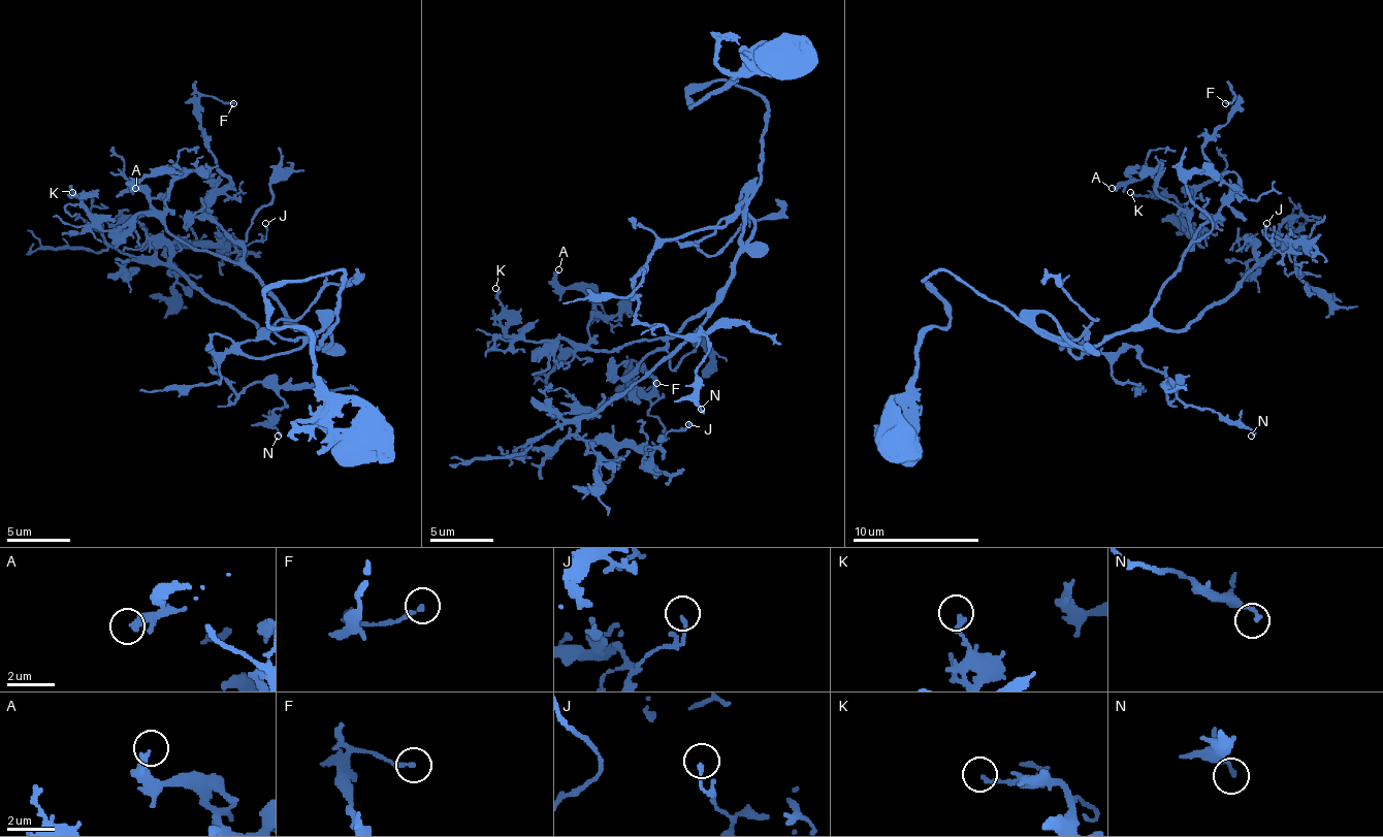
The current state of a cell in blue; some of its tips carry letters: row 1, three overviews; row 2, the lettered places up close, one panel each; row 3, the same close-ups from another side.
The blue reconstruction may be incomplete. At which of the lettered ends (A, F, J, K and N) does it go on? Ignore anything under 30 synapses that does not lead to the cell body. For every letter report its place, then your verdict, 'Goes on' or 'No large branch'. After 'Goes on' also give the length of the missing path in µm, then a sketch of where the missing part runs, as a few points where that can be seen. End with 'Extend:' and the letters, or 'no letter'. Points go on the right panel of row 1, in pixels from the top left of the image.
A: Place: (1112, 188). No large branch
F: Place: (1225, 103). No large branch
J: Place: (1266, 223). No large branch
K: Place: (1130, 192). No large branch
N: Place: (1251, 436). No large branch
Extend: no letter

